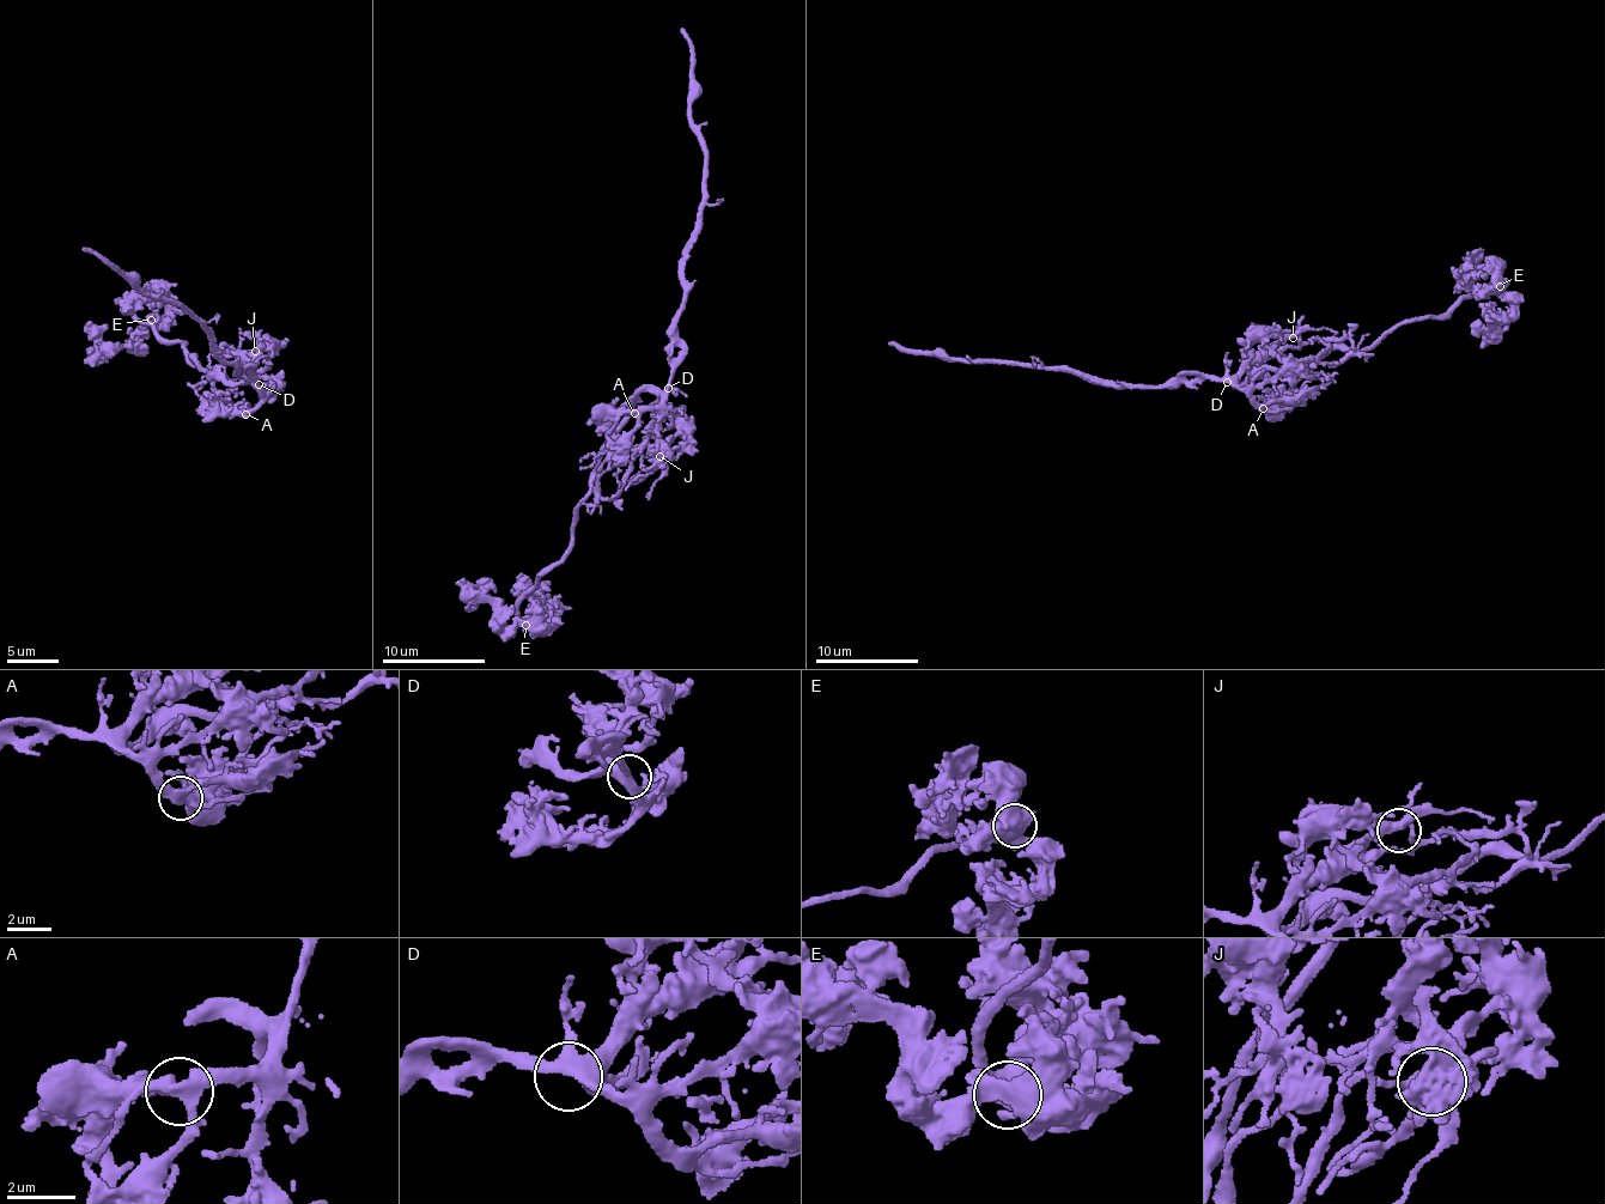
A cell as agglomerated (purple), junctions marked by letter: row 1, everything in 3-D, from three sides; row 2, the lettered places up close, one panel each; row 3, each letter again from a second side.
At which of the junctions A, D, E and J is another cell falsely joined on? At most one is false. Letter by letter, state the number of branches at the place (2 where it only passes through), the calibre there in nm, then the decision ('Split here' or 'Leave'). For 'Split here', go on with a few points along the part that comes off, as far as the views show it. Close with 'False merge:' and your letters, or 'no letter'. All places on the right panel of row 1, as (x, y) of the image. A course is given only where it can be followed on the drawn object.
A: Branches: 3. Thickness 360 nm. Leave
D: Branches: 4. Thickness 360 nm. Leave
E: Branches: 3. Thickness 320 nm. Leave
J: Branches: 3. Thickness 320 nm. Leave
False merge: no letter

